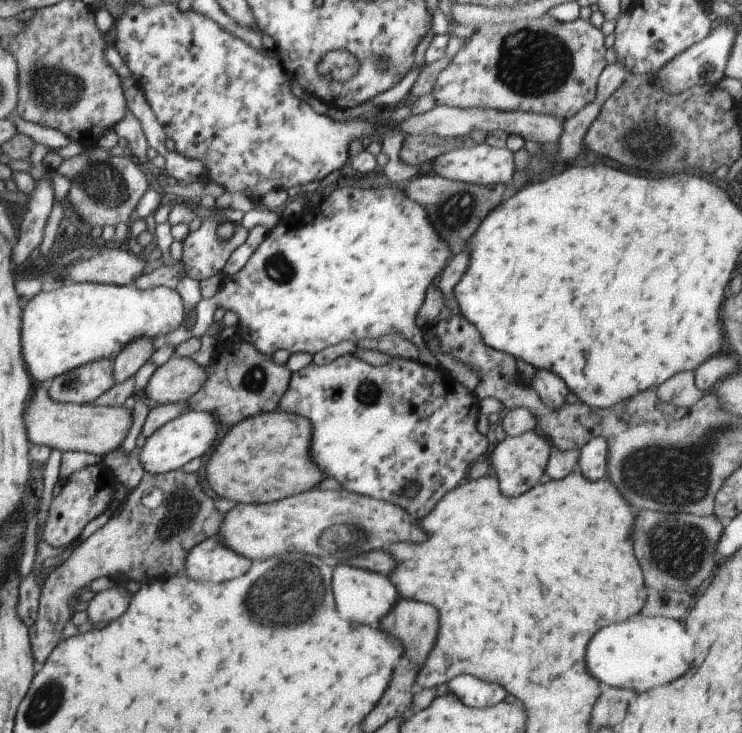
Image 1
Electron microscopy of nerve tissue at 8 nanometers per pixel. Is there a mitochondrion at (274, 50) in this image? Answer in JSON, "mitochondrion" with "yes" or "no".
{"mitochondrion":"no"}

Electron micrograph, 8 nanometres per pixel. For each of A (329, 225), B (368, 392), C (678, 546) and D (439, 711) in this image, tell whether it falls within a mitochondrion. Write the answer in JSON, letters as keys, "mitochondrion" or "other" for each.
{"A":"other","B":"mitochondrion","C":"mitochondrion","D":"other"}

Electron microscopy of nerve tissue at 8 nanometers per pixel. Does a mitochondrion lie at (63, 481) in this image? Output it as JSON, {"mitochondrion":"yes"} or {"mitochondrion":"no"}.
{"mitochondrion":"no"}

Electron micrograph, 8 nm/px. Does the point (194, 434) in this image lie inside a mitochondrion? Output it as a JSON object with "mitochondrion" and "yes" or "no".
{"mitochondrion":"no"}

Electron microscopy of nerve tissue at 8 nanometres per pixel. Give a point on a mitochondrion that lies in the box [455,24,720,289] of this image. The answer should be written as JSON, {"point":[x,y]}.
{"point":[533,62]}

